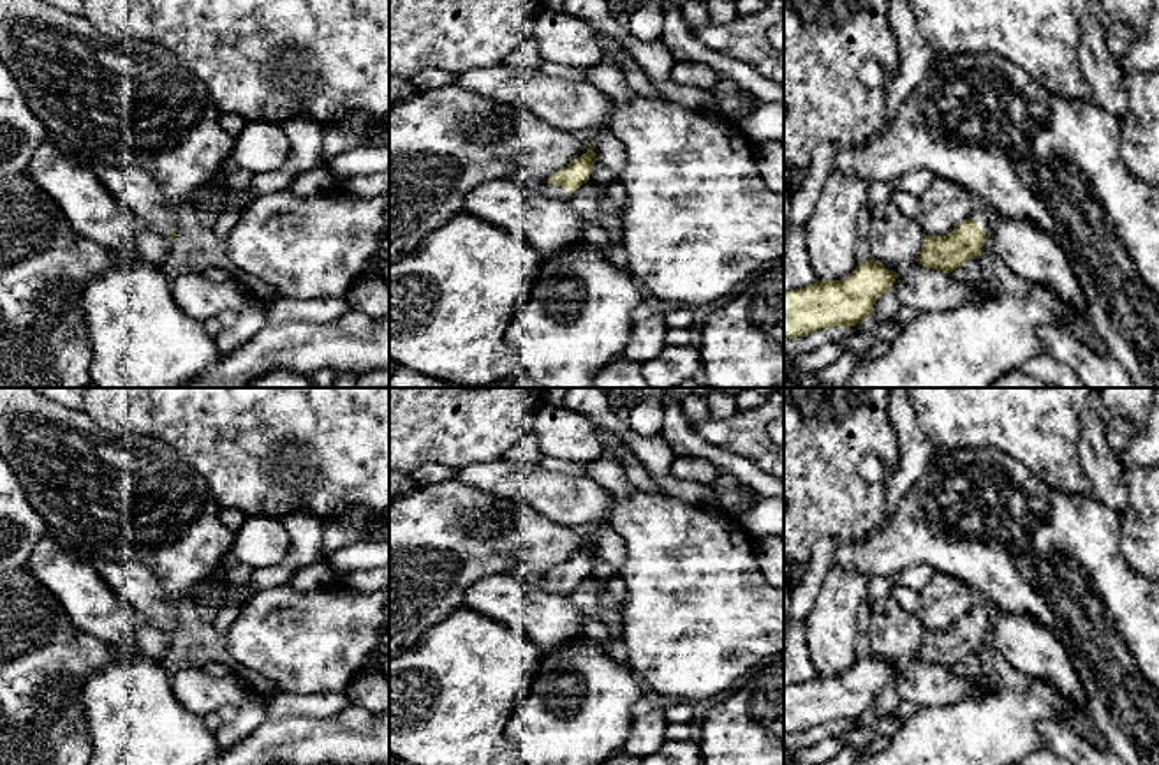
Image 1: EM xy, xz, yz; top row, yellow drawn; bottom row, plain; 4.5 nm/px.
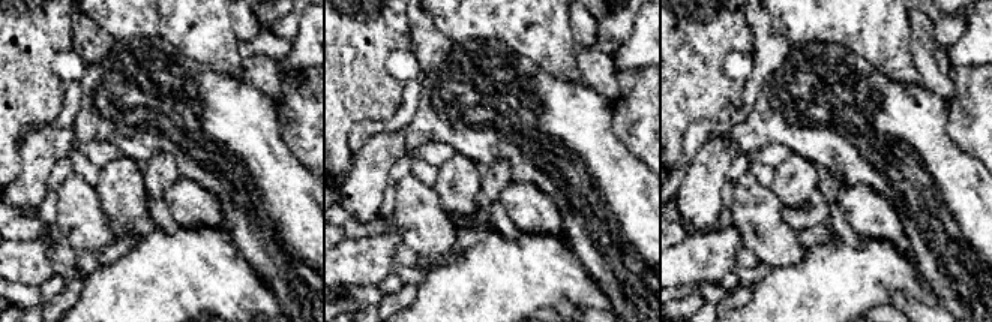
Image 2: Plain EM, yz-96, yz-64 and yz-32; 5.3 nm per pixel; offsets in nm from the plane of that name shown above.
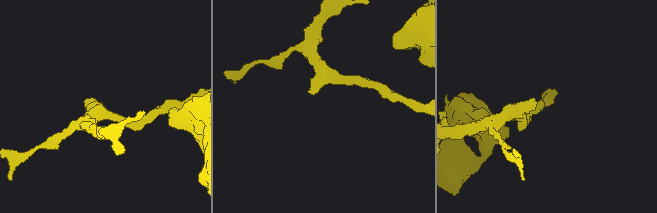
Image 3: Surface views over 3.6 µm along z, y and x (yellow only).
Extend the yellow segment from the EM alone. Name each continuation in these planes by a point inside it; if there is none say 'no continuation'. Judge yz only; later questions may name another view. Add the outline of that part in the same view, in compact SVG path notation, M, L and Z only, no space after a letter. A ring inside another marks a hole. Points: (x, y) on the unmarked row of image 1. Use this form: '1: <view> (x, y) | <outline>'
1: yz (980, 610) | M978 598L972 608L972 613L979 619L983 626L986 626L988 622L988 606L990 606L990 601Z

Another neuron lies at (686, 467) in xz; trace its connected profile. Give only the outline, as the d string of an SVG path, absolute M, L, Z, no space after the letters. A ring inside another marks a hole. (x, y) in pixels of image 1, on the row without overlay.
M678 455L673 458L671 474L680 481L710 485L719 476L719 467L706 458Z

